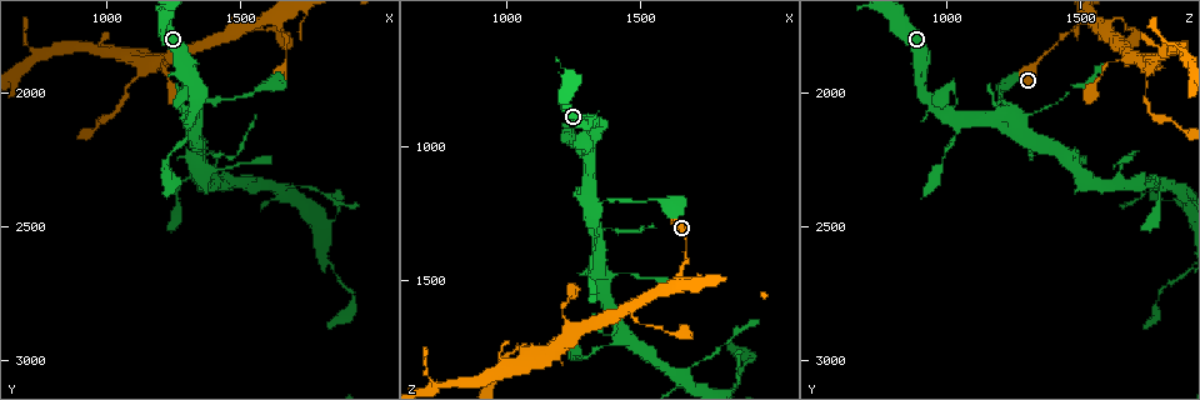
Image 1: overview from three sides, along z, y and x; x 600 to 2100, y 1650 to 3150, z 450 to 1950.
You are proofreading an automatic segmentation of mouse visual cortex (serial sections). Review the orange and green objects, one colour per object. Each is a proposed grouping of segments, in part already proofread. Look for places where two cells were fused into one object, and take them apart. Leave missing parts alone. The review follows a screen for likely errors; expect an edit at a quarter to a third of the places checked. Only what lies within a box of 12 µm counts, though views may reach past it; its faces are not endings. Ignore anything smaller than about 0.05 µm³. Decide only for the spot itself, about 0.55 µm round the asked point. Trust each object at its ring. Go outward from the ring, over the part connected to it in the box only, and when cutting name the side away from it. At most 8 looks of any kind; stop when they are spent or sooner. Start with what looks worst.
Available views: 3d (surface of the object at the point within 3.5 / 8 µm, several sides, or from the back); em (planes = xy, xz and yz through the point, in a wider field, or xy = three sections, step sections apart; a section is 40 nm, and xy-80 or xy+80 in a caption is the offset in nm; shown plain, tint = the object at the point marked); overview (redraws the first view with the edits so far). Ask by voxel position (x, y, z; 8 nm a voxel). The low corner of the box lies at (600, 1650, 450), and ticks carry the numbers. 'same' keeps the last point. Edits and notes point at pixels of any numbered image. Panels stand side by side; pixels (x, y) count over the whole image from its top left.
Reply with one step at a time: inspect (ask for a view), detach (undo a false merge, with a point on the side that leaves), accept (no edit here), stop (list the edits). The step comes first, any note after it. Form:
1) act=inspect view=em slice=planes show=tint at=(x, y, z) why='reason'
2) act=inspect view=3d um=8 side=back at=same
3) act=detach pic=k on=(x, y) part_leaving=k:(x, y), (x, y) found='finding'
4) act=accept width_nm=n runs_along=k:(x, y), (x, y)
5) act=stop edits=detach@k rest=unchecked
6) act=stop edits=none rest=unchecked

act=inspect view=3d um=3.5 at=(1480, 1750, 1590) why='abrupt turn'

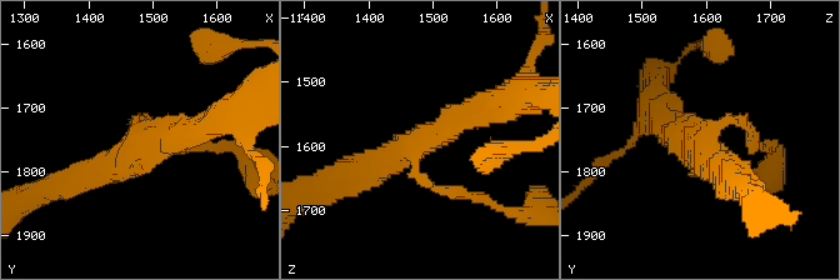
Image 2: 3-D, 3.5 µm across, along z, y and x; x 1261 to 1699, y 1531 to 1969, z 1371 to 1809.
act=inspect view=em slice=xy step=5 show=tint at=(1480, 1755, 1590) arms=3 arm_widths_nm=150,350,400 why='need the tissue'

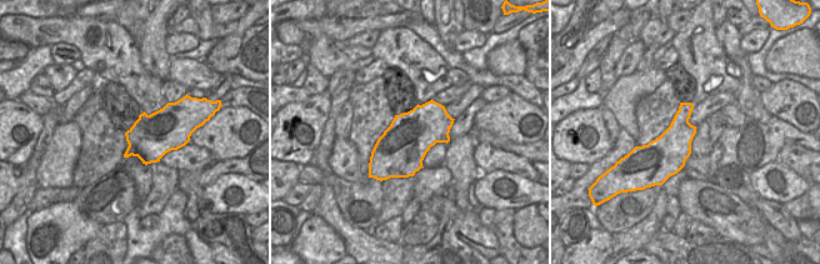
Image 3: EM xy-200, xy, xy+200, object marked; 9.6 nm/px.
act=accept runs_along=2:(488, 103), (354, 173) found='all the same cell'

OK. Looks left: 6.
act=inspect view=3d um=3.5 at=(1140, 1880, 1770) why='side arm on a straight run'

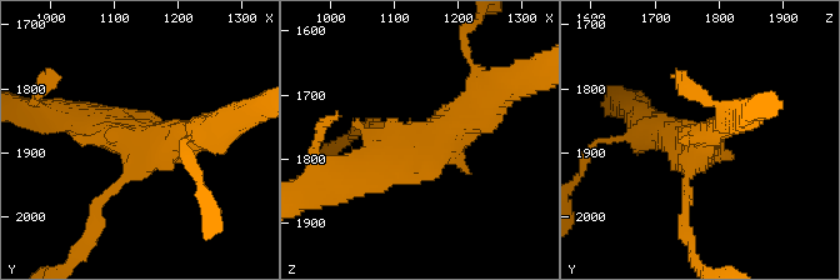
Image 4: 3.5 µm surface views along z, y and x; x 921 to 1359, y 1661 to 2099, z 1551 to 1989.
act=inspect view=em slice=planes show=tint at=(1135, 1890, 1775)

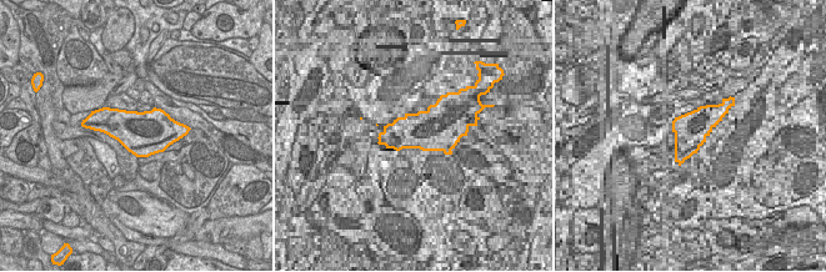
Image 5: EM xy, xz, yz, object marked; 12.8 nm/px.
act=accept runs_along=4:(486, 96), (436, 138), (345, 173) found='continuous, no second cell'

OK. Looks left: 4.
act=inspect view=3d um=3.5 at=(1330, 2040, 940) why='sharp bend'

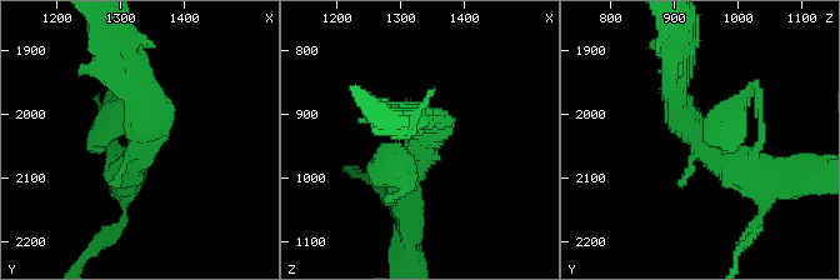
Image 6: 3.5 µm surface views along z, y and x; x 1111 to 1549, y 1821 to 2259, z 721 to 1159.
act=accept runs_along=6:(675, 73), (710, 149), (769, 176) found='continuous, no second cell'

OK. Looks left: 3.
act=inspect view=3d um=3.5 at=(1330, 2080, 1340) why='calibre changes'

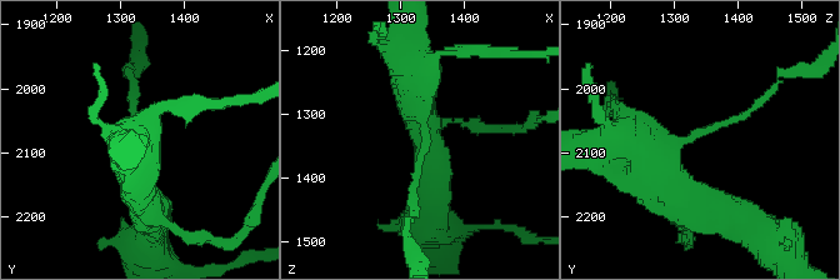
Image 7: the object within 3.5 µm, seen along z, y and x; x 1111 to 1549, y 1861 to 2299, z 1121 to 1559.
act=accept runs_along=7:(621, 139), (656, 154), (761, 100) found='continuous, no second cell'

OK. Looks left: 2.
act=stop edits=none rest=unchecked

